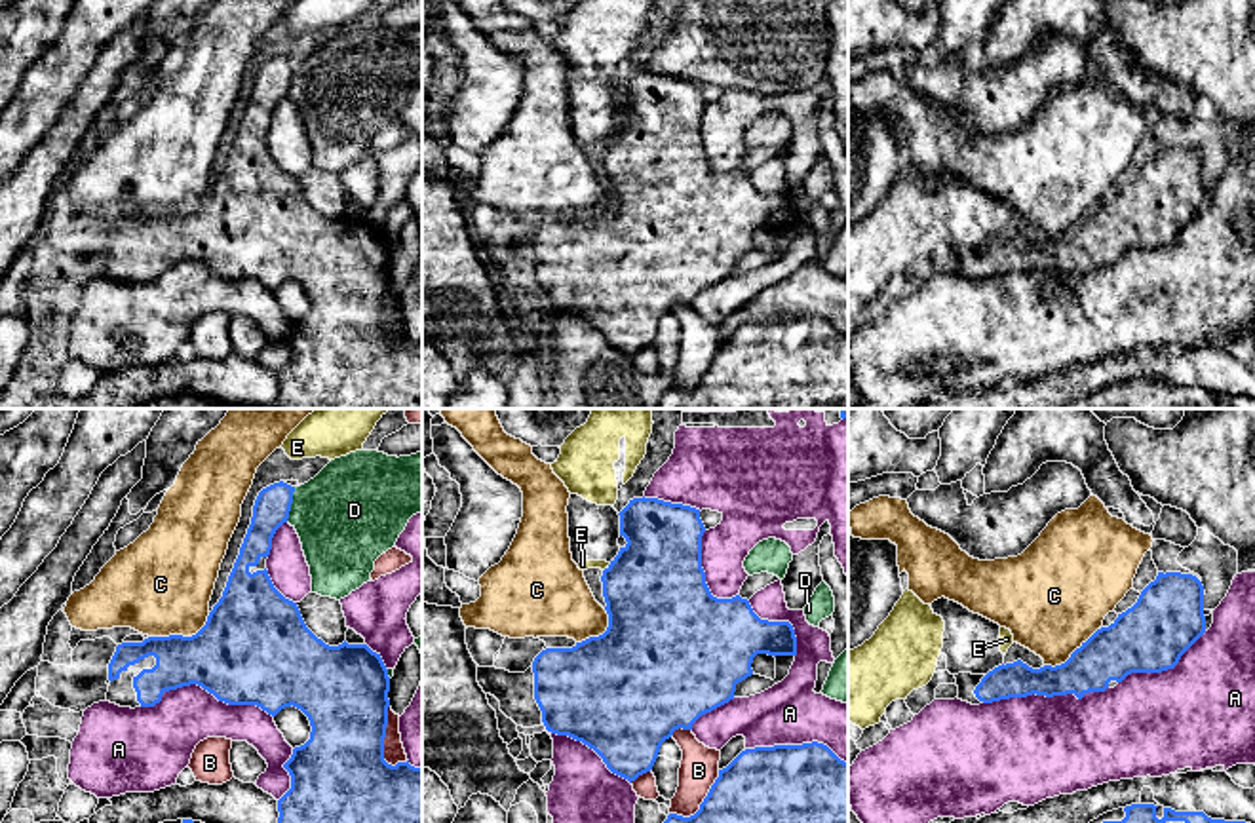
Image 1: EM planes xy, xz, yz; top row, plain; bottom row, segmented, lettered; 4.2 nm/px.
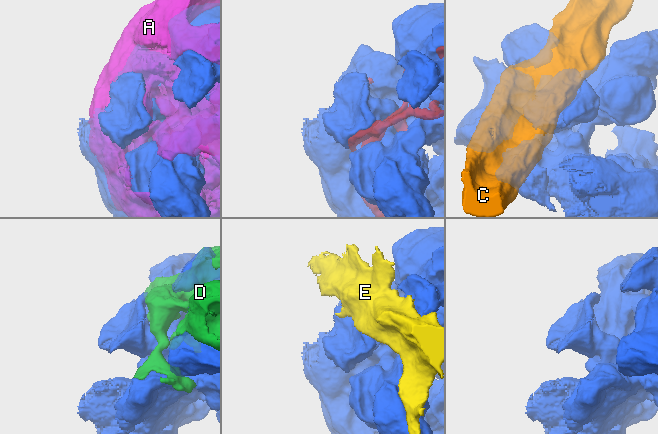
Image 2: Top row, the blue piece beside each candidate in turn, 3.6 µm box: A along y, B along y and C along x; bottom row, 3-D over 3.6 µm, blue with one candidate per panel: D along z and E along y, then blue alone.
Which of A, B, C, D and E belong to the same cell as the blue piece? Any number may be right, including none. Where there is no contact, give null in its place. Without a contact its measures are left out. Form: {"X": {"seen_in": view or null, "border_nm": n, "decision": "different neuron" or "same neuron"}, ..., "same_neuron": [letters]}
{"A": {"seen_in": "xy", "border_nm": 550, "decision": "different neuron"}, "B": {"seen_in": "xy", "border_nm": 260, "decision": "different neuron"}, "C": {"seen_in": "xy", "border_nm": 280, "decision": "different neuron"}, "D": {"seen_in": "xy", "border_nm": 160, "decision": "different neuron"}, "E": {"seen_in": "xz", "border_nm": 50, "decision": "different neuron"}, "same_neuron": []}

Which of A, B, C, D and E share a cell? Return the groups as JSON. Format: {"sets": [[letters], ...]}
{"sets": [["A", "D"], ["B"], ["C"], ["E"]]}

